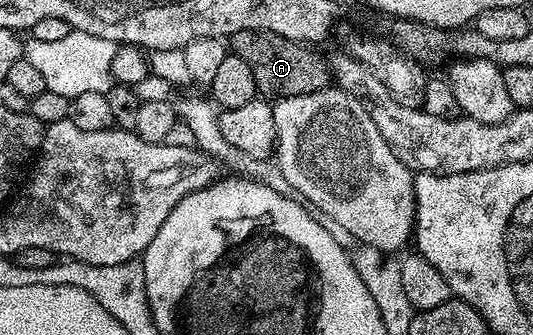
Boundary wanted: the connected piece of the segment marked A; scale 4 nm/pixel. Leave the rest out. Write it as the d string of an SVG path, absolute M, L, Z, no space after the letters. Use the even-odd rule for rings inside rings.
M236 31L228 39L229 48L252 70L252 79L256 79L256 87L259 94L266 99L277 99L280 97L295 97L296 95L312 95L312 91L329 89L332 85L332 74L330 72L329 60L317 57L309 44L292 39L284 39L284 35L275 33L261 33L260 31Z

